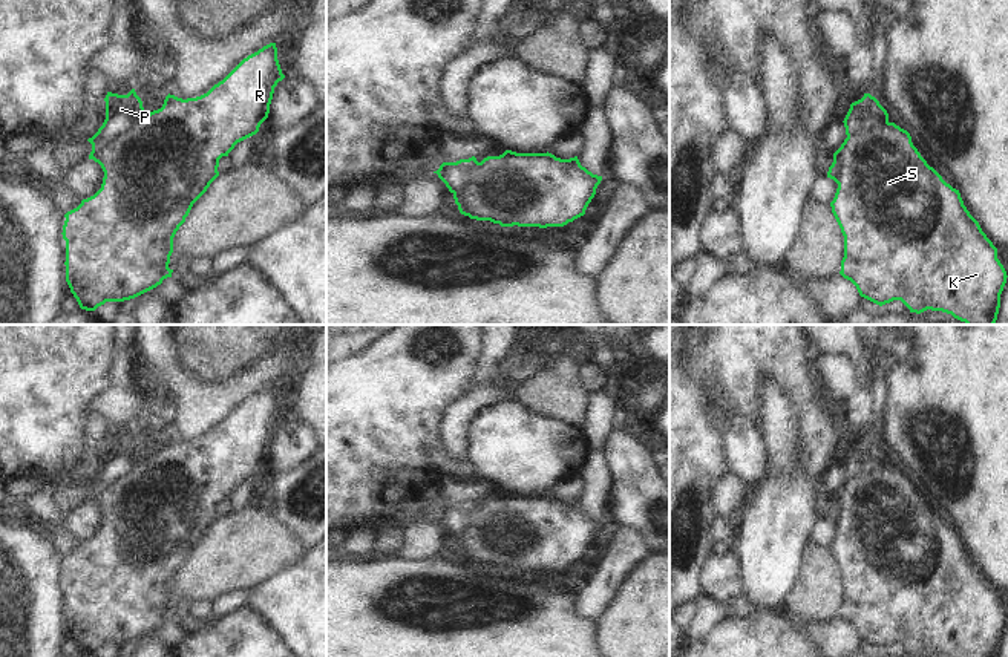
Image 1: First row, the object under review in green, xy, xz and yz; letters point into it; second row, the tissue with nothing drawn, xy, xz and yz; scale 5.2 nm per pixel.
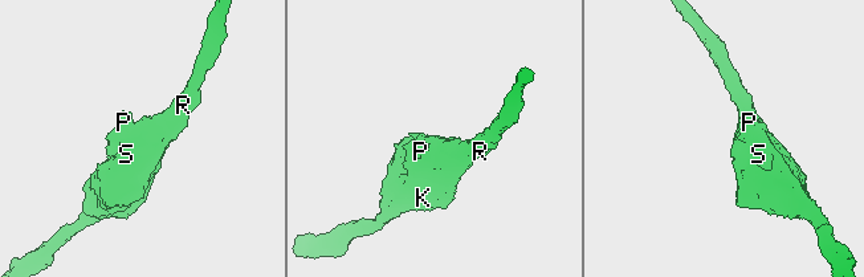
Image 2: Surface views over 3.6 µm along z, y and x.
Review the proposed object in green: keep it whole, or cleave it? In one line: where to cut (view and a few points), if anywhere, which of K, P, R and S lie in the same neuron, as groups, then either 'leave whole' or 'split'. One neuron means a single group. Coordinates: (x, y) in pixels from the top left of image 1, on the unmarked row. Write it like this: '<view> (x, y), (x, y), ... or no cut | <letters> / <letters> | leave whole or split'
no cut | K P R S | leave whole

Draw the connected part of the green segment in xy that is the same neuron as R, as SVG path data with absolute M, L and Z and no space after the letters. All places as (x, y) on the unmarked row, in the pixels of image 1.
M270 386L244 401L222 424L196 441L167 438L161 452L147 456L141 441L132 432L127 438L107 435L106 463L87 484L92 487L89 502L104 515L101 531L64 557L63 582L66 583L66 625L81 652L95 654L106 645L135 642L172 620L169 611L173 580L185 565L193 547L219 519L222 499L234 489L259 475L268 461L274 430L282 424L276 386Z

